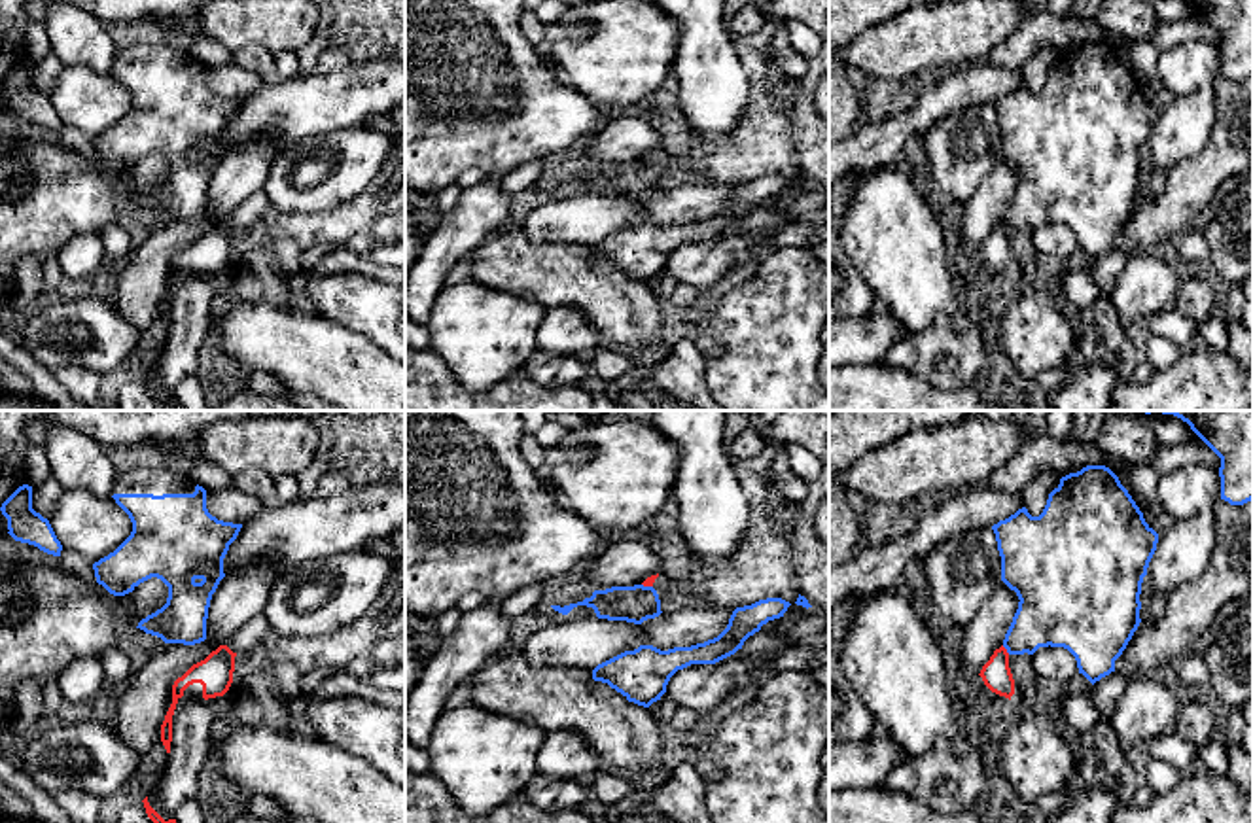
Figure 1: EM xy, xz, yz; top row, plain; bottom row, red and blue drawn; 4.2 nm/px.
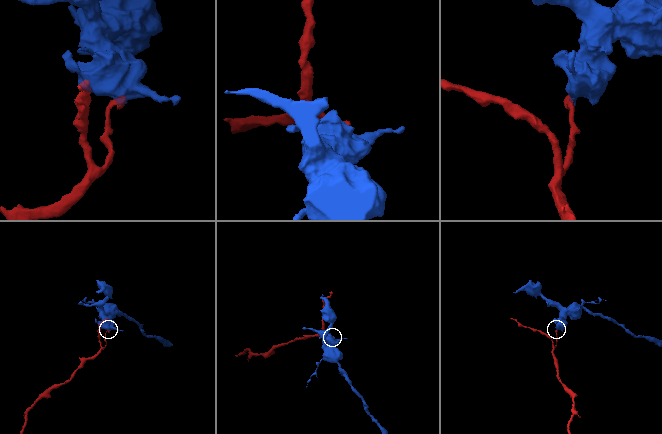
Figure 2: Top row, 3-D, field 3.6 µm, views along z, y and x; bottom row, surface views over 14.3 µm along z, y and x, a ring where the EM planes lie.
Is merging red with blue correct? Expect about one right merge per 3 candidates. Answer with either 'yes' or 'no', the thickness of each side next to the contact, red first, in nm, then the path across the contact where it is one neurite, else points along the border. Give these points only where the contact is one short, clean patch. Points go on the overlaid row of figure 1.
no; calibres 130 and 280 nm; border yz (1002, 646), (1009, 653)

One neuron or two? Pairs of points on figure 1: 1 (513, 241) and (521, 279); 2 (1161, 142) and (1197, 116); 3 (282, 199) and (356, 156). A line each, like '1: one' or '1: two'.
1: one
2: one
3: one

